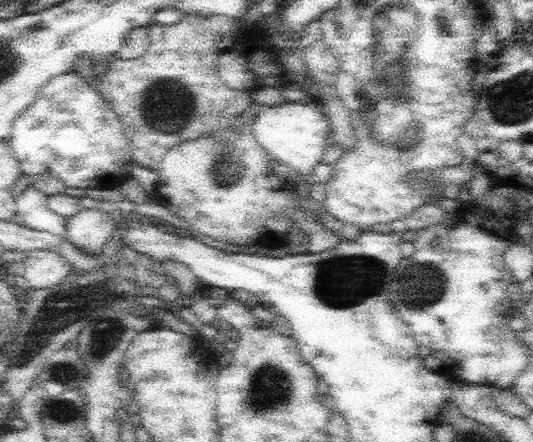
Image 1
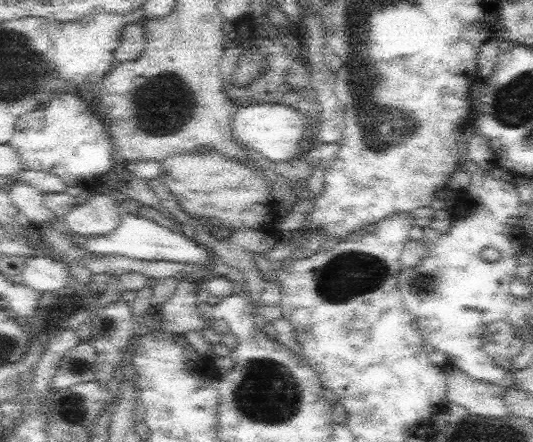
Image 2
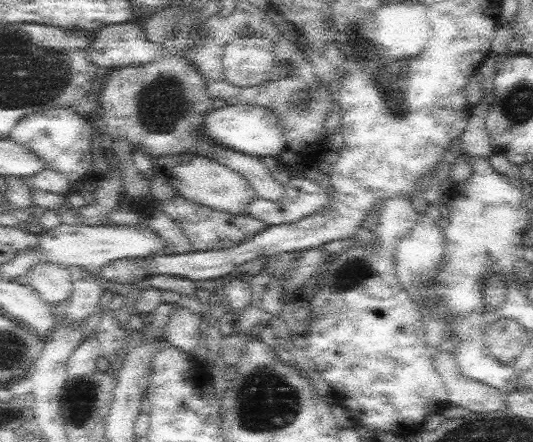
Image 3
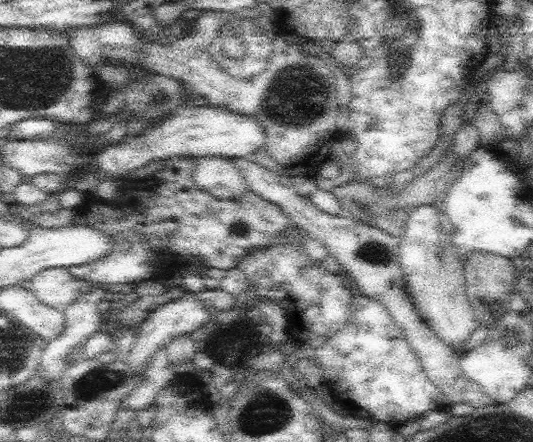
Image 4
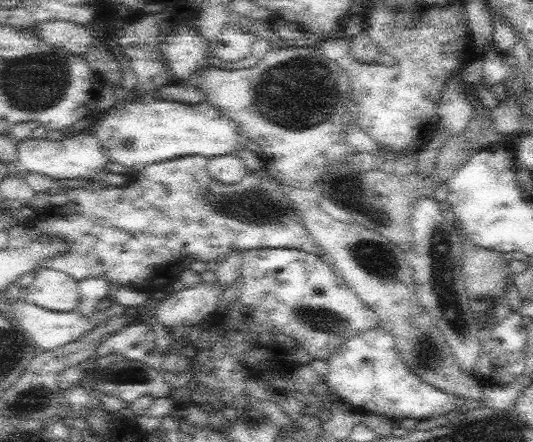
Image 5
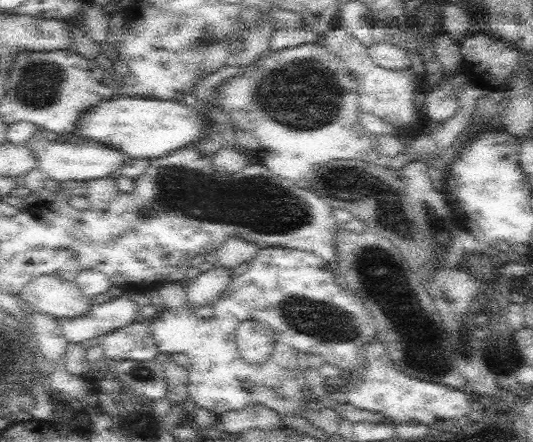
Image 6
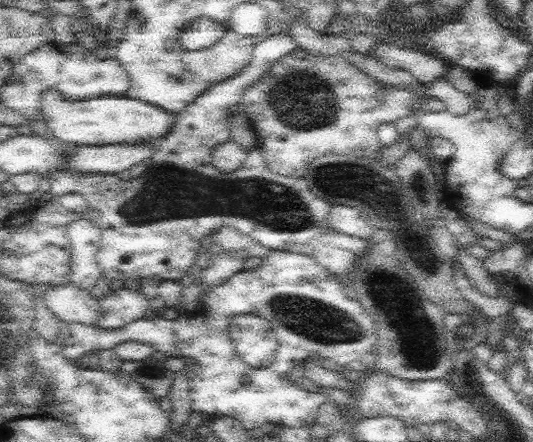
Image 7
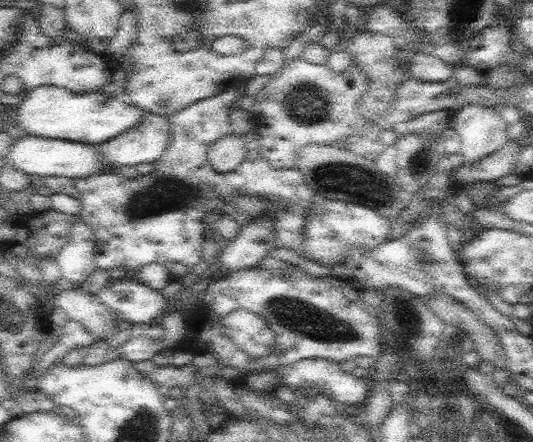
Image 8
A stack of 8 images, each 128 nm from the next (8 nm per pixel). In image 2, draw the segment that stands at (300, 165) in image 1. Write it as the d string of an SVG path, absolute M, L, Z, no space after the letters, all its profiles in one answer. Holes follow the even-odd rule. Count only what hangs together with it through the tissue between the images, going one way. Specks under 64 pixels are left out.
M254 103L240 106L231 120L231 129L233 139L259 159L266 158L275 163L284 163L297 156L300 142L304 139L305 120L303 114L290 105Z

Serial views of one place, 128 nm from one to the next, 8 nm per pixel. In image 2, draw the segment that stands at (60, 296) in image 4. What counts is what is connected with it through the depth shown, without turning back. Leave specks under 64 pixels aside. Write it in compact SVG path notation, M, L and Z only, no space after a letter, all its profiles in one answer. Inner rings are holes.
M34 256L25 259L22 271L23 283L34 290L54 292L67 285L67 265L48 256Z

